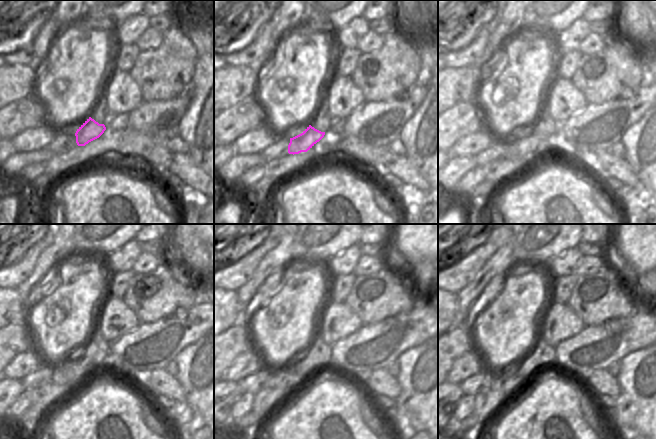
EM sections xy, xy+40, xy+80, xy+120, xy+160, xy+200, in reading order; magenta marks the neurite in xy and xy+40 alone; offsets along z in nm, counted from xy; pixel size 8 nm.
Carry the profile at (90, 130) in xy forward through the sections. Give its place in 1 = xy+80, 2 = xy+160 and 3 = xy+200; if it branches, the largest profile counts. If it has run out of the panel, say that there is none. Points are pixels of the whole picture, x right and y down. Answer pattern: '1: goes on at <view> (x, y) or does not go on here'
1: goes on at xy+80 (527, 146)
2: goes on at xy+160 (285, 379)
3: goes on at xy+200 (509, 383)

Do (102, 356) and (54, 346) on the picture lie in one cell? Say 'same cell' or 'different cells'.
different cells

